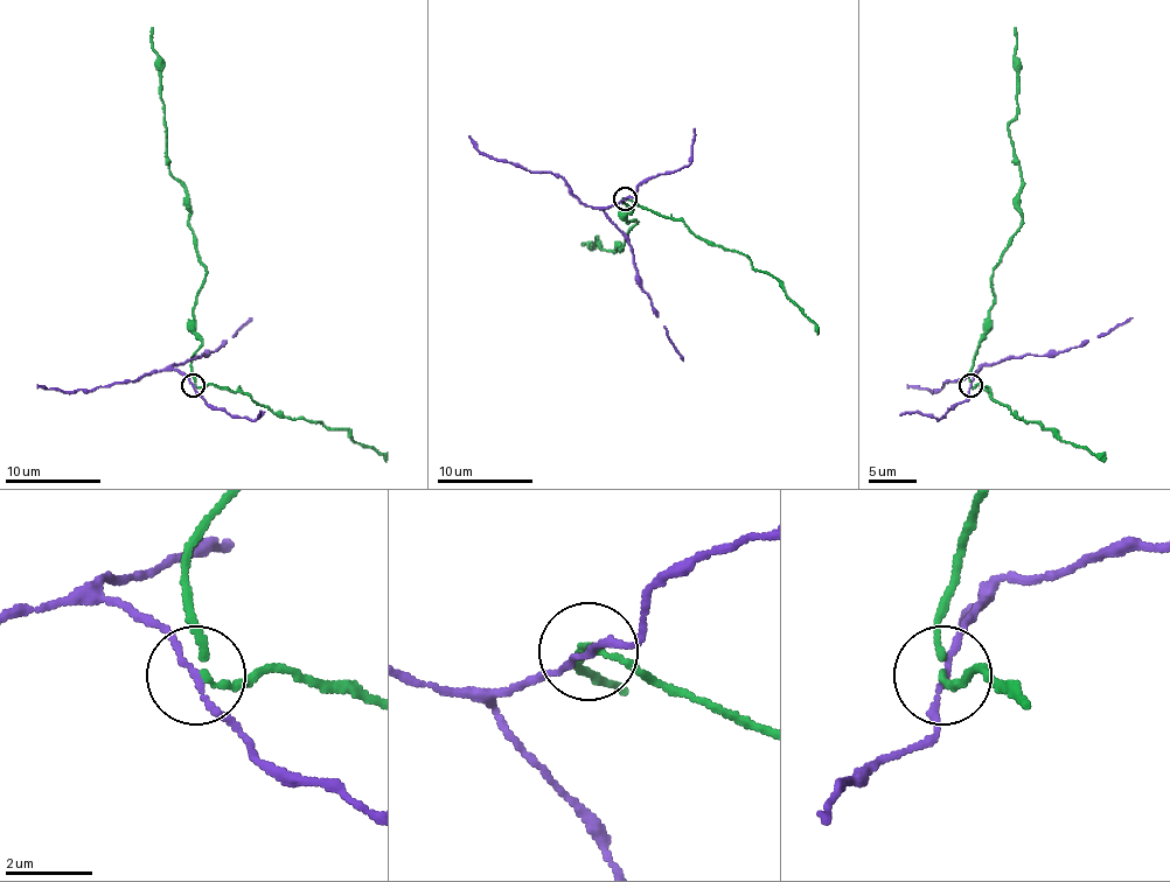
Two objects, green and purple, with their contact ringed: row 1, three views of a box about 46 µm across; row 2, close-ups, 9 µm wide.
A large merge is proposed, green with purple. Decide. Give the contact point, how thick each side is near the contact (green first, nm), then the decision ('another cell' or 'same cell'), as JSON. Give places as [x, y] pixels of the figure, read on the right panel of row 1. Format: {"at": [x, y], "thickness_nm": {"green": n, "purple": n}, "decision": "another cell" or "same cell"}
{"at": [970, 385], "thickness_nm": {"green": 140, "purple": 130}, "decision": "another cell"}

